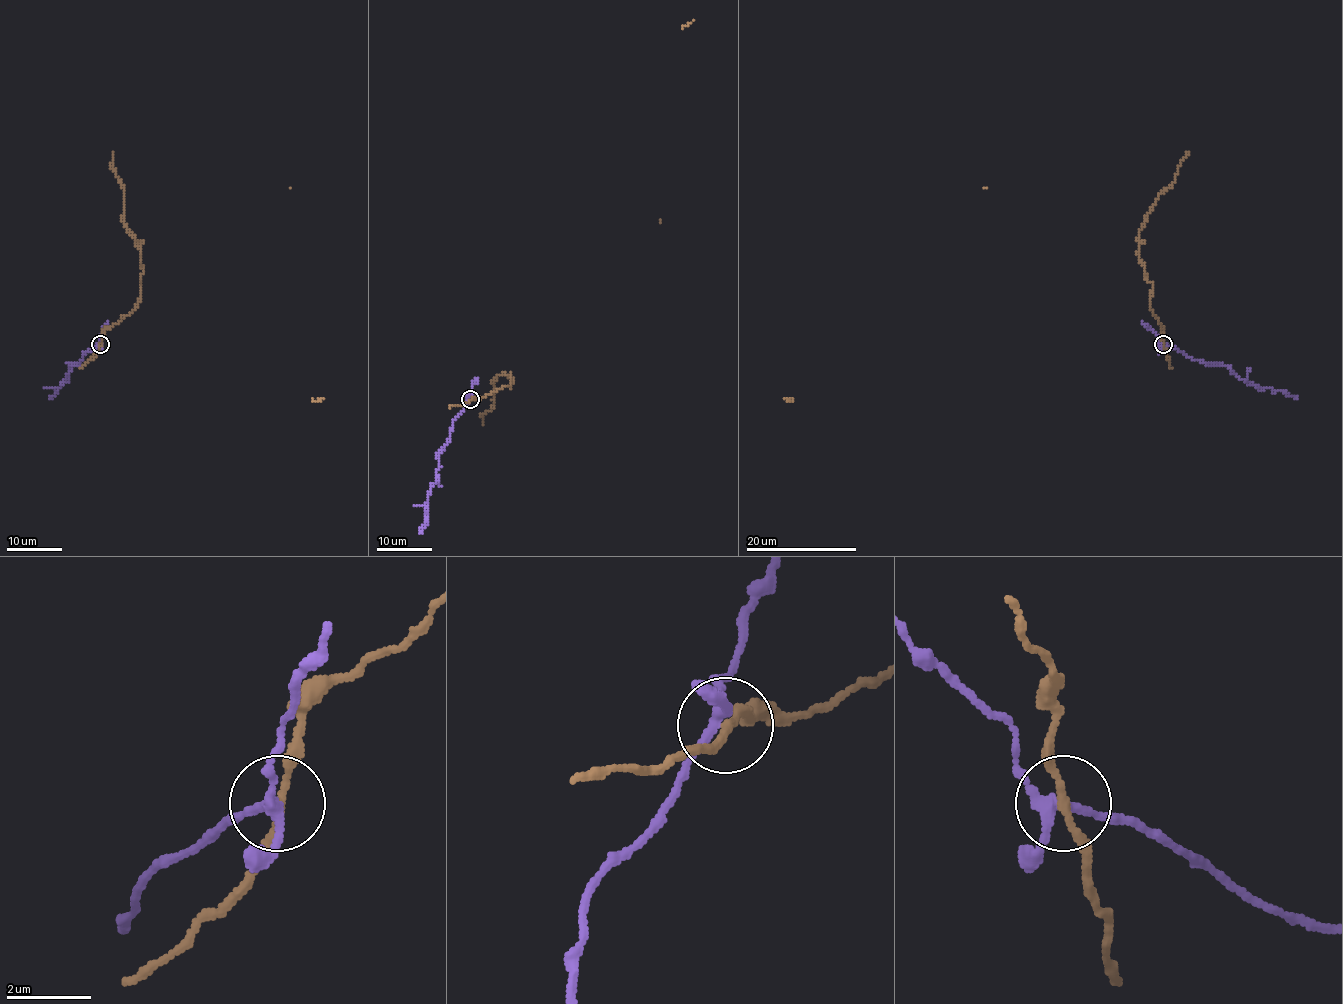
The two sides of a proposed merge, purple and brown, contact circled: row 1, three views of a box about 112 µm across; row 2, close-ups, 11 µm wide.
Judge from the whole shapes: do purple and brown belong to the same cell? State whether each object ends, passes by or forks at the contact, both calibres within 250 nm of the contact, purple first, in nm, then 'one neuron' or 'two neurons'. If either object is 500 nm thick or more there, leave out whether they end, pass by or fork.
purple forks there; brown passes by; 240 nm thick on the purple side, 160 nm on the other; two neurons

